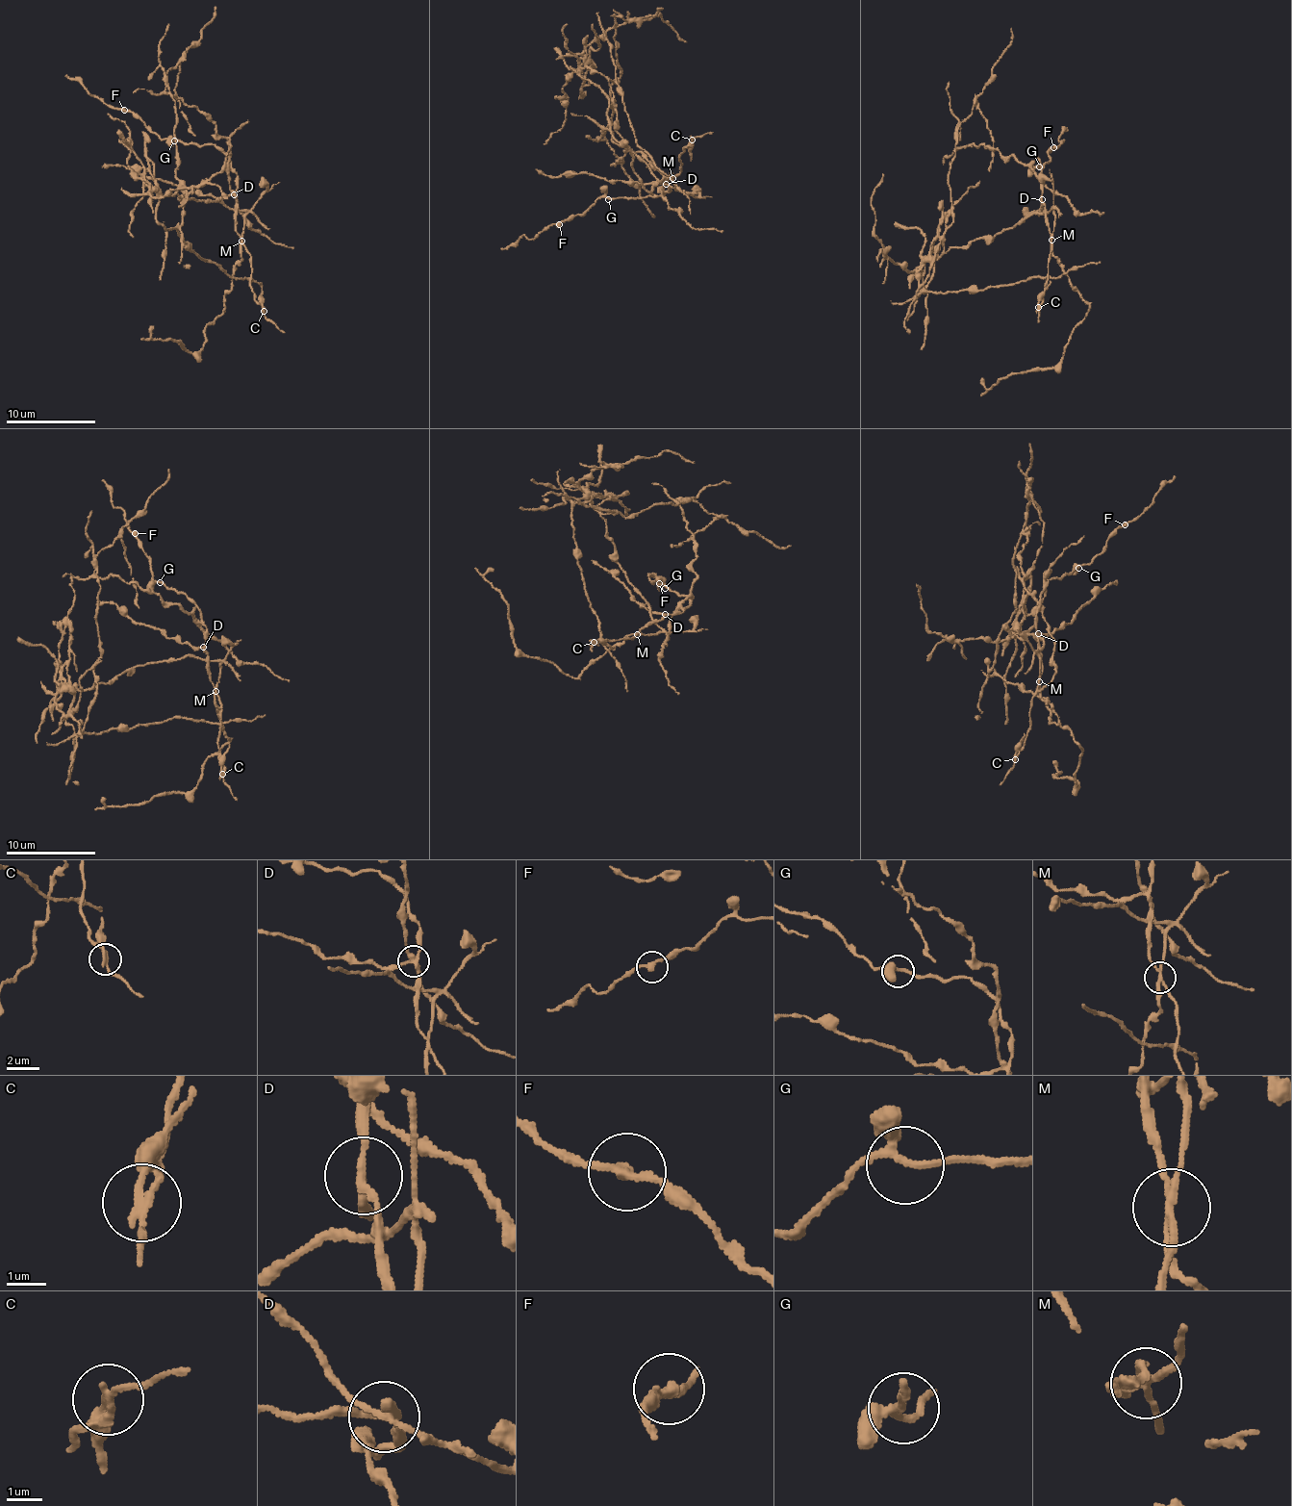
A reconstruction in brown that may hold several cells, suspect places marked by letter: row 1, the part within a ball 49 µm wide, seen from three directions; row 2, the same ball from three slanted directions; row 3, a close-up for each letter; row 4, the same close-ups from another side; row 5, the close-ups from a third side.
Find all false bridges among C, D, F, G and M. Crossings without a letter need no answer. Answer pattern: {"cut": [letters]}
{"cut": ["C", "D", "M"]}

